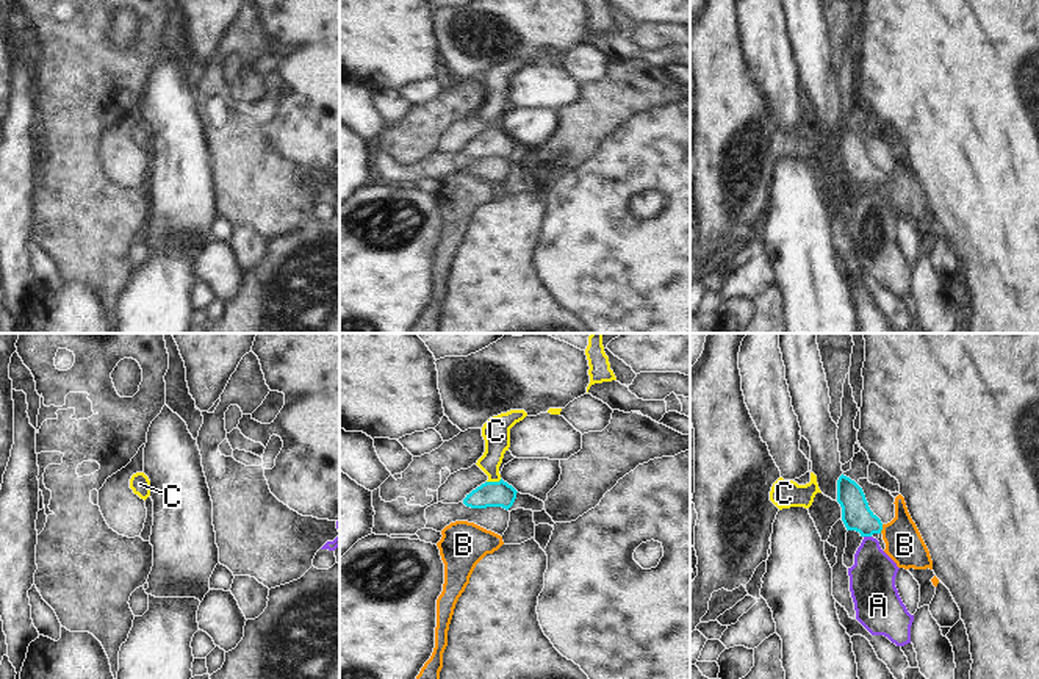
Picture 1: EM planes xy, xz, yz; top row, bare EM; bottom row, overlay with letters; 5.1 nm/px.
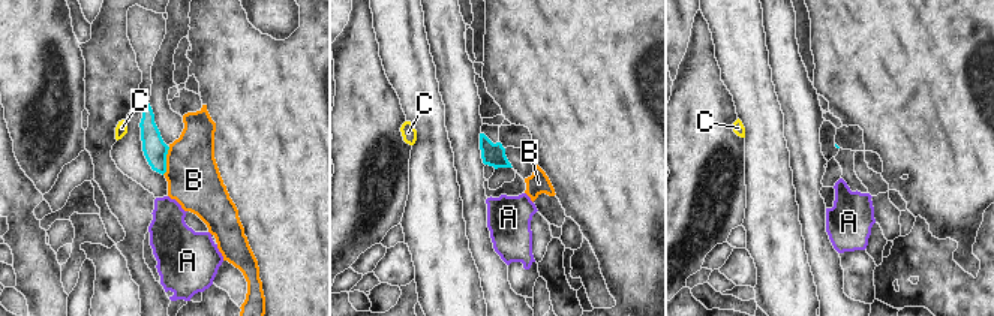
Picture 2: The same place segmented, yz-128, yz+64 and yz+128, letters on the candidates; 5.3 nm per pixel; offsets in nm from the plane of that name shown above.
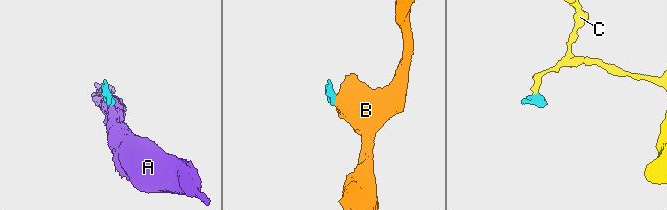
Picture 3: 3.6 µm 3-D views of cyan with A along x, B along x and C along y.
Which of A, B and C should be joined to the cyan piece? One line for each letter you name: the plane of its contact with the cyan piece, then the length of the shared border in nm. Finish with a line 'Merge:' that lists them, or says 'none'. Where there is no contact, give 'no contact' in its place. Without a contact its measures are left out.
C: meets cyan in xz; contact 80 nm long
Merge: C

